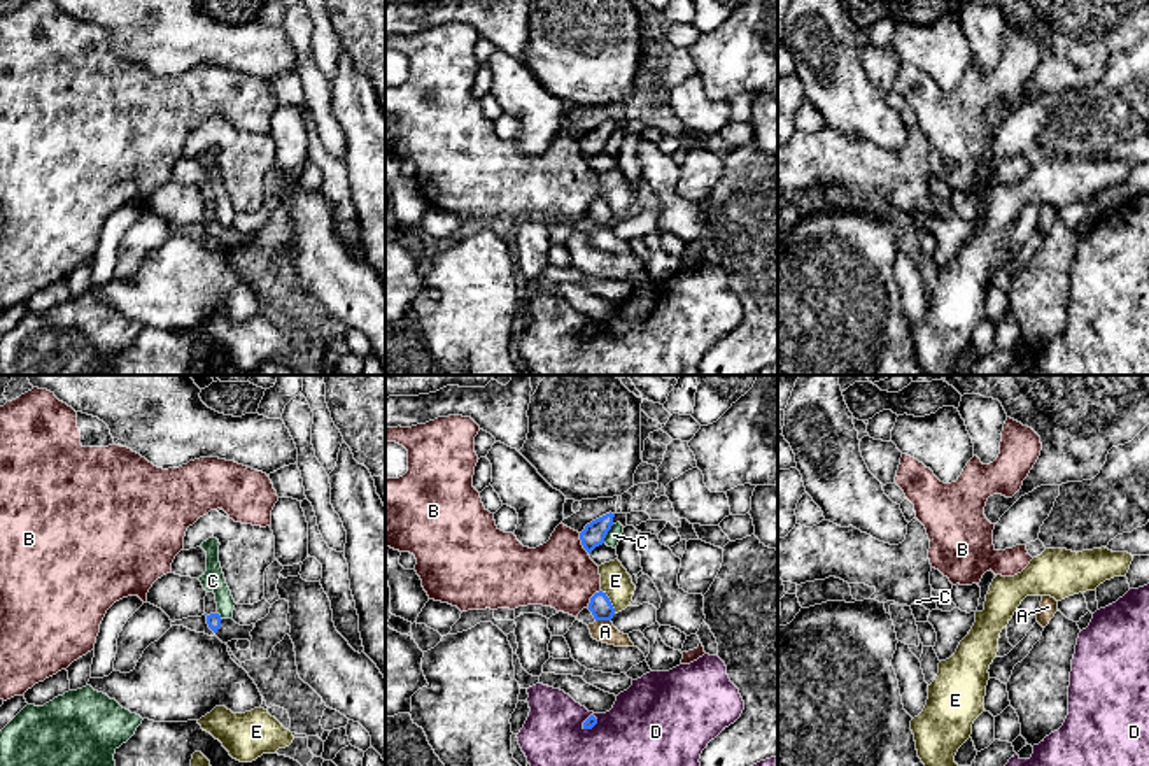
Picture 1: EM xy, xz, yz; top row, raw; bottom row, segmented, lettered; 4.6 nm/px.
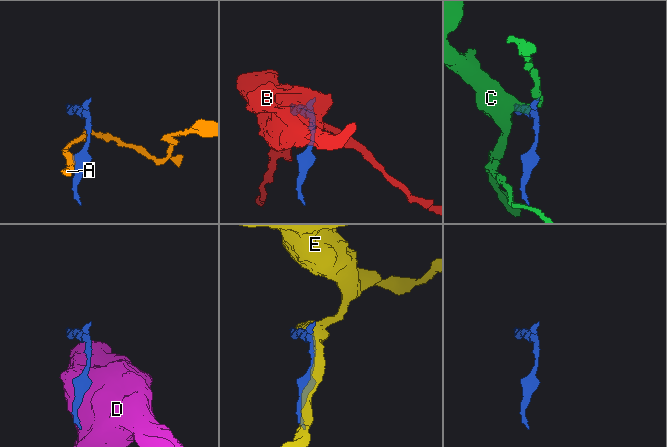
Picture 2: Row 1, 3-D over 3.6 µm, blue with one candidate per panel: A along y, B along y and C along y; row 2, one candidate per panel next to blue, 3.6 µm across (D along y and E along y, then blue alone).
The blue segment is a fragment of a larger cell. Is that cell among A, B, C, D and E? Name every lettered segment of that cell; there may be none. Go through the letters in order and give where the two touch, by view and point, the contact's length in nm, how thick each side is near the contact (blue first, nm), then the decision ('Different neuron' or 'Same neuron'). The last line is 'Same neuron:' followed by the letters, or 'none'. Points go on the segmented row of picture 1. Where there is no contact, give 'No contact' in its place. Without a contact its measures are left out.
A: Touches blue at xz (603, 619). Shared border 70 nm. Thickness 100 nm (blue) against 100 nm. Different neuron
B: Touches blue at xz (582, 544). Shared border 110 nm. Thickness 110 nm (blue) against 320 nm. Different neuron
C: Touches blue at xz (606, 533). Shared border 100 nm. Thickness 110 nm (blue) against 70 nm. Different neuron
D: Touches blue at xz (584, 723). Shared border 90 nm. Thickness 50 nm (blue) against 320 nm. Different neuron
E: Touches blue at xz (610, 602). Shared border 130 nm. Thickness 100 nm (blue) against 140 nm. Different neuron
Same neuron: none

